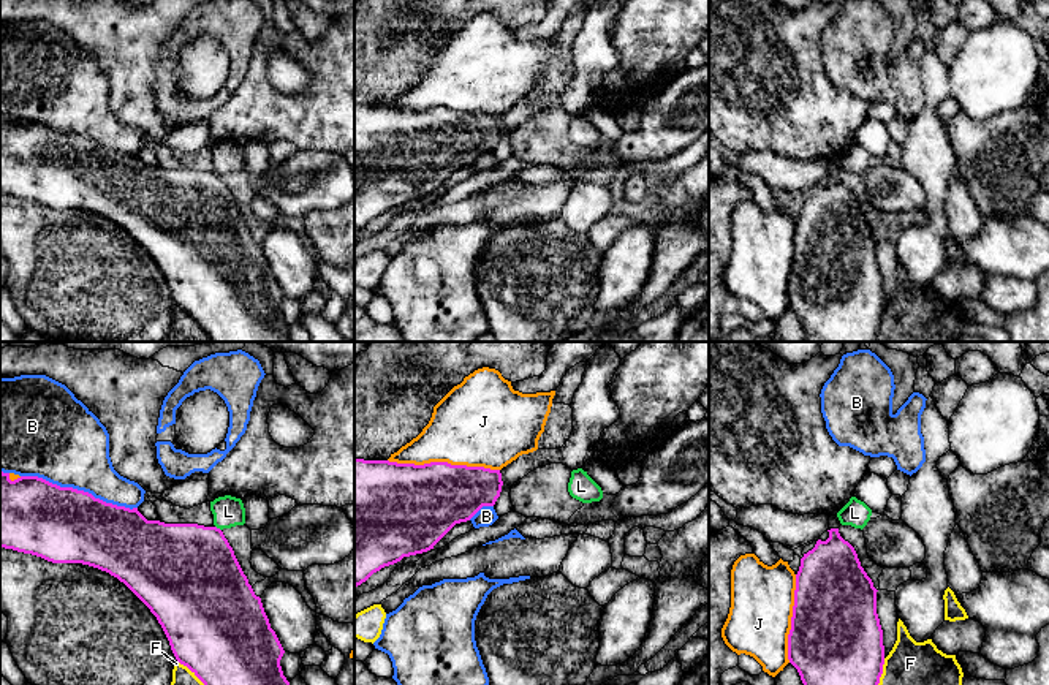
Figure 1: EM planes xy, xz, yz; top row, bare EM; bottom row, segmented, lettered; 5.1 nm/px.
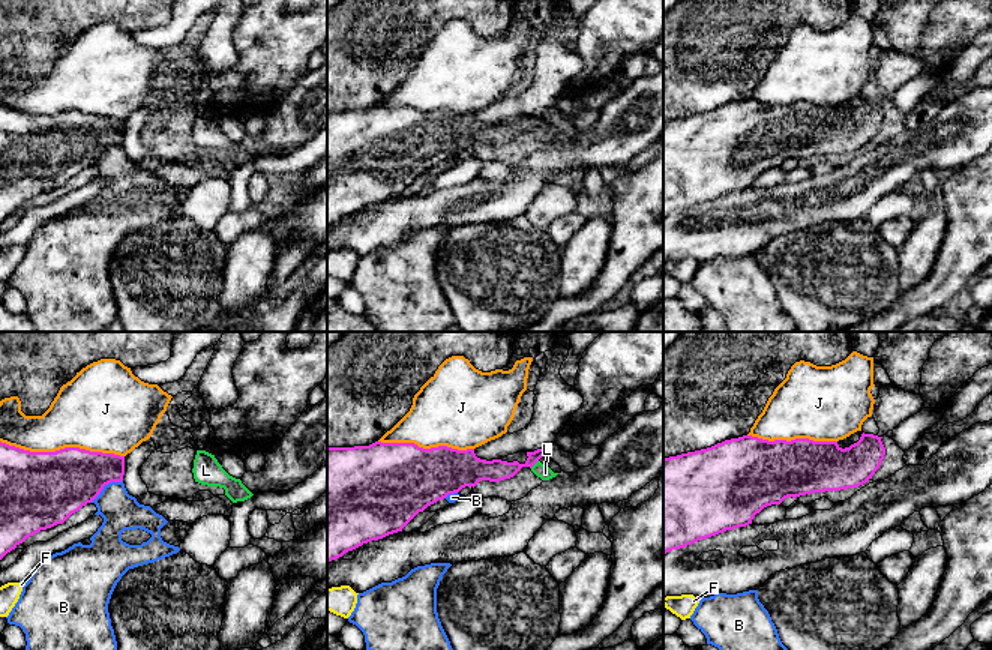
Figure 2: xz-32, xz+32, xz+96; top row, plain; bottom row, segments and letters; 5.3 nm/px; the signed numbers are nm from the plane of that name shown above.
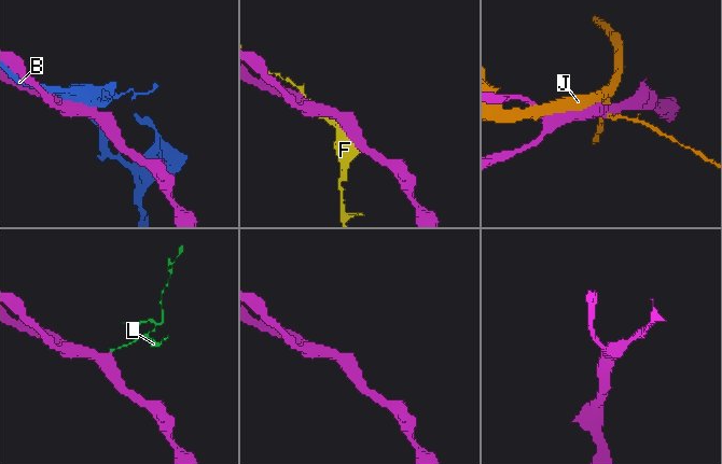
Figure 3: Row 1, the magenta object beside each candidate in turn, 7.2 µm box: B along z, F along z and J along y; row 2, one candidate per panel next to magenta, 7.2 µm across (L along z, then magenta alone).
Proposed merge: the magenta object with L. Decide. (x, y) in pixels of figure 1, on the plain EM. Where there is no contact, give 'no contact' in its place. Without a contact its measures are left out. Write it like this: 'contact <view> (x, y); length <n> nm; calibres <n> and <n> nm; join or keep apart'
contact xy (219, 174); length 40 nm; calibres 460 and 160 nm; keep apart

